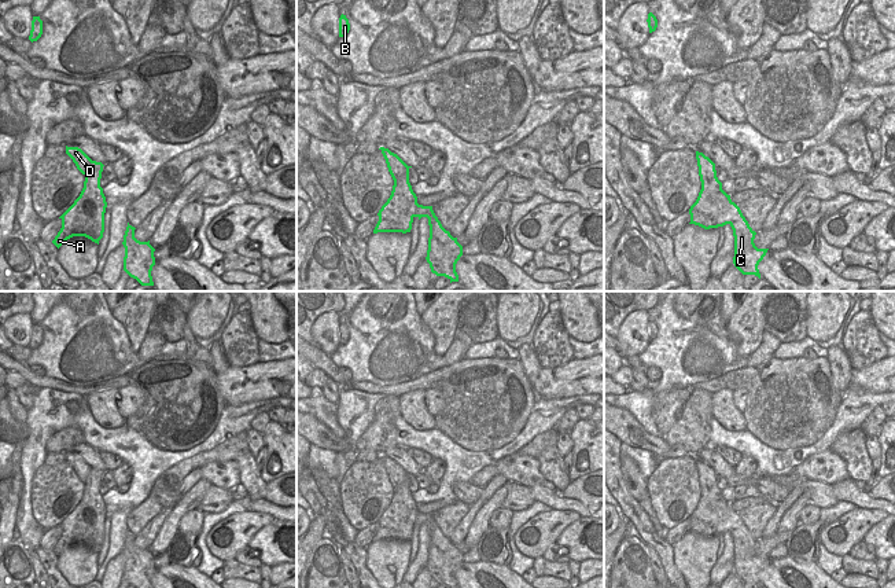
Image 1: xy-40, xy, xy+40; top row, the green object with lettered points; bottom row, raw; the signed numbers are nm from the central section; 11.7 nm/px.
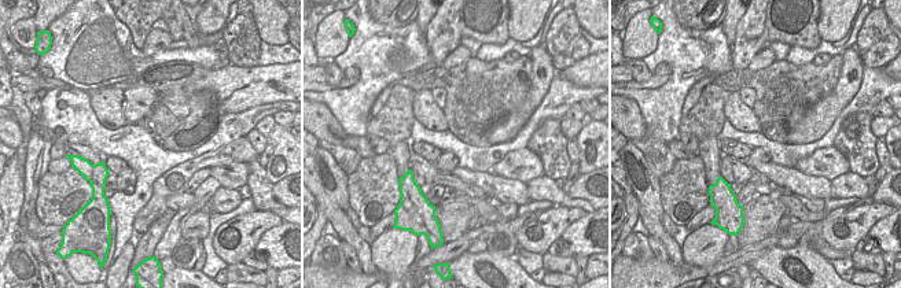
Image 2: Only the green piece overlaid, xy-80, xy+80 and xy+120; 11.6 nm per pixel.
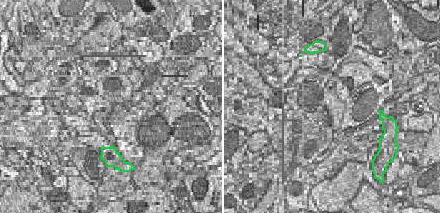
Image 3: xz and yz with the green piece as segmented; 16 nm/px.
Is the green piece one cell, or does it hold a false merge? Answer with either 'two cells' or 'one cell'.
two cells

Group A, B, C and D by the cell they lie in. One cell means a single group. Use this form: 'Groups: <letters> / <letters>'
Groups: A B / C D.

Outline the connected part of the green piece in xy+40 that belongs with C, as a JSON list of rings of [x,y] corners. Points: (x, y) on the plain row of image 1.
[[[696,459],[700,488],[710,486],[710,501],[718,511],[718,534],[729,532],[734,544],[733,572],[743,583],[755,583],[760,587],[758,577],[769,556],[758,556],[754,551],[756,540],[749,534],[740,515],[722,497],[722,490],[717,485],[715,471],[703,460]]]

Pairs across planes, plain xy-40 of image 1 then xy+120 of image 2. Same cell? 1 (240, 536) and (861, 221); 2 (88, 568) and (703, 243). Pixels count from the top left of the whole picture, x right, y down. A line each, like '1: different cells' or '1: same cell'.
1: same cell
2: same cell

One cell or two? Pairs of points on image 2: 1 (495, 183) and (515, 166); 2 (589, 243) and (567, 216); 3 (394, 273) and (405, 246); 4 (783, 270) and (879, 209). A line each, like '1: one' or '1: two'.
1: two
2: two
3: one
4: two

